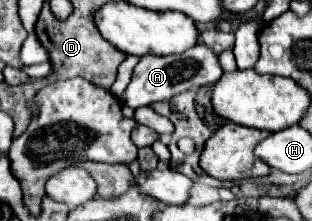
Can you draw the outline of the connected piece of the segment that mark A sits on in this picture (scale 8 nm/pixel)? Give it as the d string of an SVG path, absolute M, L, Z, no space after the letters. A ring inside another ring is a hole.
M197 44L197 46L189 48L187 52L173 54L173 56L143 56L141 62L135 66L131 84L127 86L121 100L123 100L123 104L127 104L131 108L151 106L155 102L171 100L171 96L177 96L191 88L213 84L221 78L221 74L223 74L223 70L217 62L217 56L205 44Z

